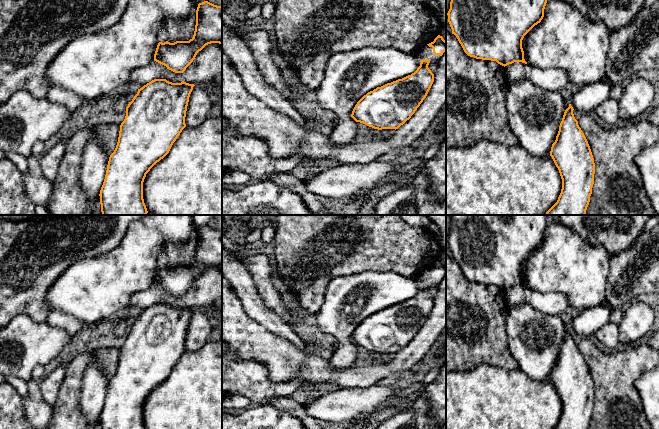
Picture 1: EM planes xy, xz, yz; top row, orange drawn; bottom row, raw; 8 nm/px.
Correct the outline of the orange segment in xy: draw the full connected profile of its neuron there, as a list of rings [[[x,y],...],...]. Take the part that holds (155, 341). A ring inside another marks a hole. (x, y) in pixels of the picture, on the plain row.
[[[154,303],[138,313],[126,331],[114,376],[110,379],[105,403],[100,414],[101,429],[145,429],[143,406],[146,398],[170,375],[182,354],[194,308],[172,307]]]

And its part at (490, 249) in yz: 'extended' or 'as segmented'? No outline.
as segmented

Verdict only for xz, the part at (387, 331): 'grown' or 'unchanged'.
grown

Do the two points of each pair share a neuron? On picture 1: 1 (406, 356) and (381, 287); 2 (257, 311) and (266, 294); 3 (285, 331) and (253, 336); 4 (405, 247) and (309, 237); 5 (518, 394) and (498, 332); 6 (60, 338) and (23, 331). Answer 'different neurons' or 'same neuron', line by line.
1: different neurons
2: different neurons
3: different neurons
4: same neuron
5: different neurons
6: same neuron

